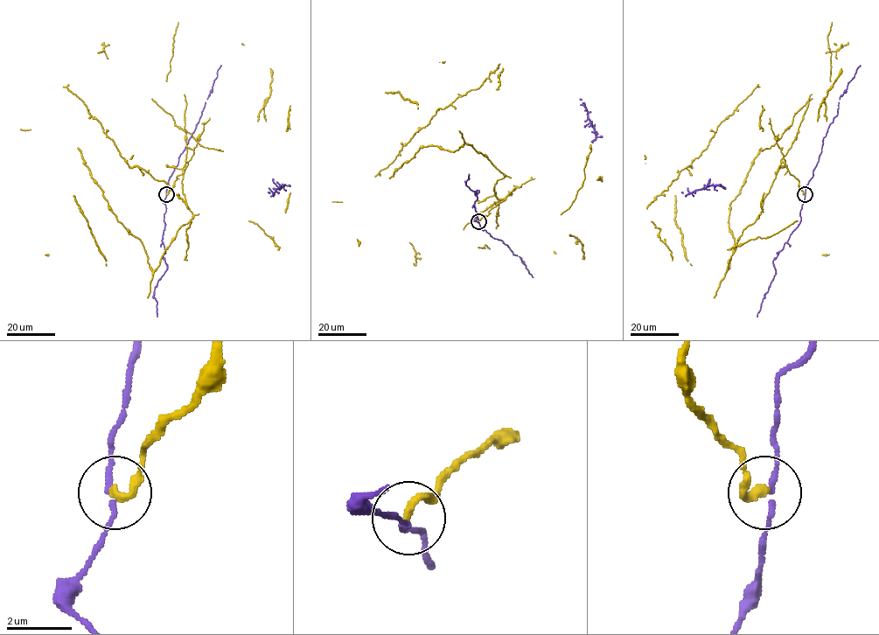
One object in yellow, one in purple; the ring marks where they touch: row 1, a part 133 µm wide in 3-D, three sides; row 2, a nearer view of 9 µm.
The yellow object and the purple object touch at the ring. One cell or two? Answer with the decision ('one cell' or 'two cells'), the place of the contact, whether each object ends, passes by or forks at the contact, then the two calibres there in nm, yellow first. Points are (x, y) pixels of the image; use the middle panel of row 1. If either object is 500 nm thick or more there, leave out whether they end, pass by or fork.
two cells; at (478, 221); yellow ends there; purple passes by; 240 nm thick on the yellow side, 130 nm on the other

